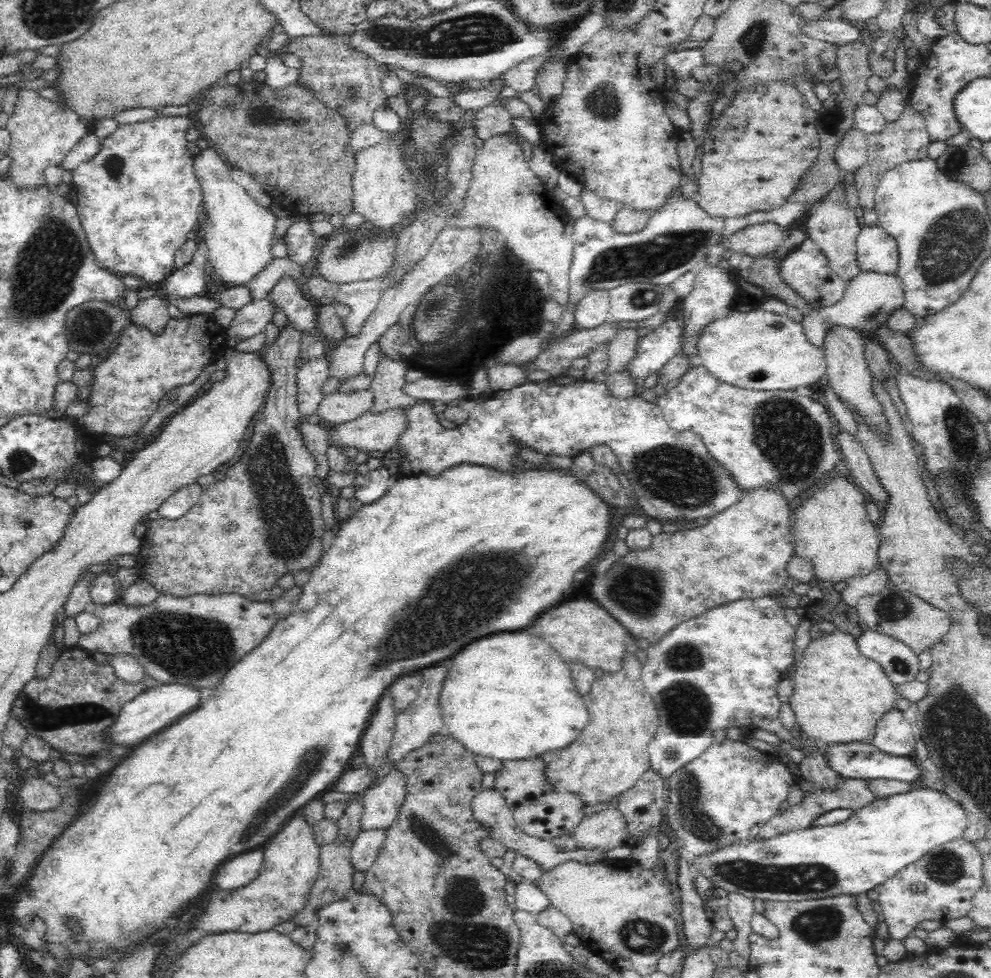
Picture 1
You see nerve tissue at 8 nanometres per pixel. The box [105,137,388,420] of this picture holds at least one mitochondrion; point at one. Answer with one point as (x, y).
(350, 245)

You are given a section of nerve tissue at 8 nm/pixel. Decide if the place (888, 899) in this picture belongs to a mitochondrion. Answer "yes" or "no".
no

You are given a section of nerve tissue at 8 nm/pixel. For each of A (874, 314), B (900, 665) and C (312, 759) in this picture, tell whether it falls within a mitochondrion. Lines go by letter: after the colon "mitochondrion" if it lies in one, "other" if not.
A: mitochondrion
B: mitochondrion
C: mitochondrion

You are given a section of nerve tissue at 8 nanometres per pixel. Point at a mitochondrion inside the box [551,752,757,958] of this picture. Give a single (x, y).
(699, 822)

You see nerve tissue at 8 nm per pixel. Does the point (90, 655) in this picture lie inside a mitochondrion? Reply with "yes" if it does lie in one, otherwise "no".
no

